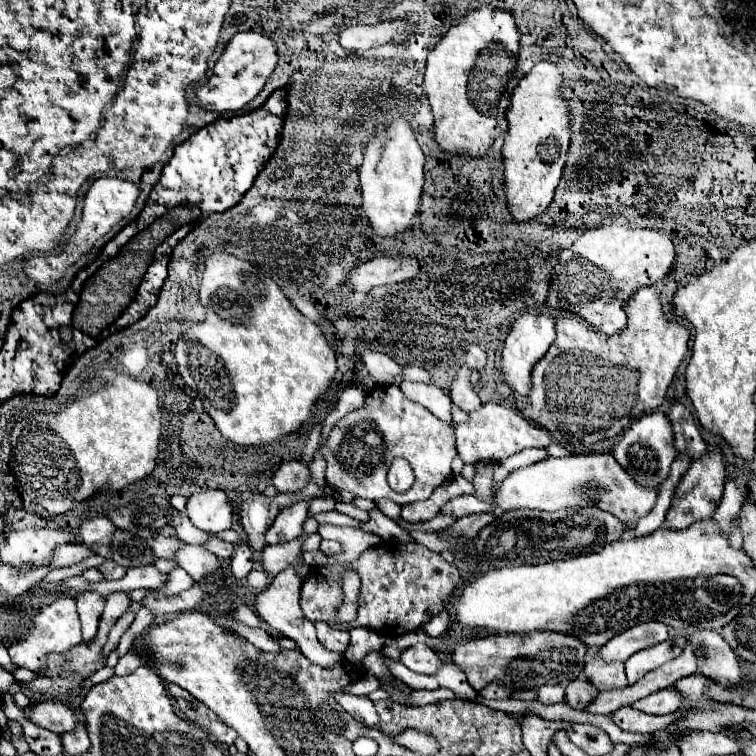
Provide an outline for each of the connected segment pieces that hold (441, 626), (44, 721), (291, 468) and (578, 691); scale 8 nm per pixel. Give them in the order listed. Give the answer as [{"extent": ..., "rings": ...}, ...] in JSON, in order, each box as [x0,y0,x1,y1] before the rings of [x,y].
[{"extent":[422,611,448,637],"rings":[[[442,611],[442,613],[438,613],[432,621],[428,621],[428,623],[422,627],[422,631],[424,631],[428,637],[440,637],[440,635],[446,631],[446,627],[448,627],[448,611]]]},{"extent":[28,699,78,735],"rings":[[[54,699],[36,703],[32,707],[32,711],[28,713],[28,719],[32,723],[36,723],[38,727],[44,727],[44,729],[54,731],[58,735],[74,731],[78,725],[76,711],[70,705],[66,705],[62,701],[54,701]]]},{"extent":[272,461,310,493],"rings":[[[286,461],[272,475],[272,485],[278,493],[296,493],[306,487],[310,471],[302,461]]]},{"extent":[566,679,594,709],"rings":[[[574,679],[568,687],[566,687],[566,703],[572,709],[584,709],[588,707],[590,699],[594,699],[594,695],[590,695],[590,683],[586,683],[584,679]]]}]

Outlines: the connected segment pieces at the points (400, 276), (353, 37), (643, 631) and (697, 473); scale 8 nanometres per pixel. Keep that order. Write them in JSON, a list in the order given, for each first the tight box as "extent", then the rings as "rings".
[{"extent":[348,255,418,293],"rings":[[[380,255],[380,257],[374,257],[372,261],[366,261],[360,267],[356,267],[350,273],[348,281],[350,281],[350,285],[354,283],[356,291],[368,293],[372,287],[378,287],[378,285],[414,279],[416,265],[418,265],[416,255],[406,255],[406,257]]]},{"extent":[338,21,414,51],"rings":[[[386,21],[378,25],[354,25],[338,33],[338,43],[344,49],[364,51],[364,49],[384,45],[386,41],[398,41],[400,33],[412,33],[412,31],[414,29],[408,27],[404,21]]]},{"extent":[598,621,668,661],"rings":[[[646,621],[610,639],[606,645],[598,649],[598,655],[602,655],[602,659],[606,661],[626,661],[630,655],[654,647],[666,639],[668,639],[668,629],[664,623]]]},{"extent":[666,449,726,529],"rings":[[[722,449],[706,451],[702,457],[698,457],[692,467],[684,473],[680,485],[674,491],[672,507],[666,515],[666,523],[670,529],[686,529],[696,521],[712,519],[716,507],[720,505],[722,493],[724,493],[724,481],[726,481],[726,465],[724,465],[724,453]]]}]

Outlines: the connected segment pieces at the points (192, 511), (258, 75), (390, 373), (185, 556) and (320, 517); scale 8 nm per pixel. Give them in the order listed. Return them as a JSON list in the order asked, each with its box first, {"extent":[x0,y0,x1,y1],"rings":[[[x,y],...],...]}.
[{"extent":[186,491,232,533],"rings":[[[200,491],[188,499],[186,513],[192,523],[206,531],[218,533],[232,527],[232,505],[224,491]]]},{"extent":[196,33,278,113],"rings":[[[236,33],[232,41],[226,45],[222,57],[216,61],[212,77],[204,85],[196,87],[196,97],[206,111],[216,111],[216,113],[240,111],[262,91],[276,63],[278,55],[272,39],[260,33]]]},{"extent":[360,349,402,385],"rings":[[[362,349],[360,361],[366,367],[366,371],[376,379],[378,385],[392,385],[394,377],[402,373],[402,365],[392,361],[388,355],[372,349]]]},{"extent":[172,545,220,581],"rings":[[[180,545],[172,557],[178,567],[182,567],[194,581],[204,581],[206,575],[218,573],[220,561],[216,555],[210,555],[202,545]]]},{"extent":[310,511,360,527],"rings":[[[328,511],[328,513],[316,513],[316,515],[310,515],[314,517],[318,523],[330,523],[330,525],[354,525],[354,527],[360,527],[360,523],[348,515],[342,515],[338,511]]]}]

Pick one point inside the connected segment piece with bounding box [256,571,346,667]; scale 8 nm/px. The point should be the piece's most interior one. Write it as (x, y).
(278, 605)

